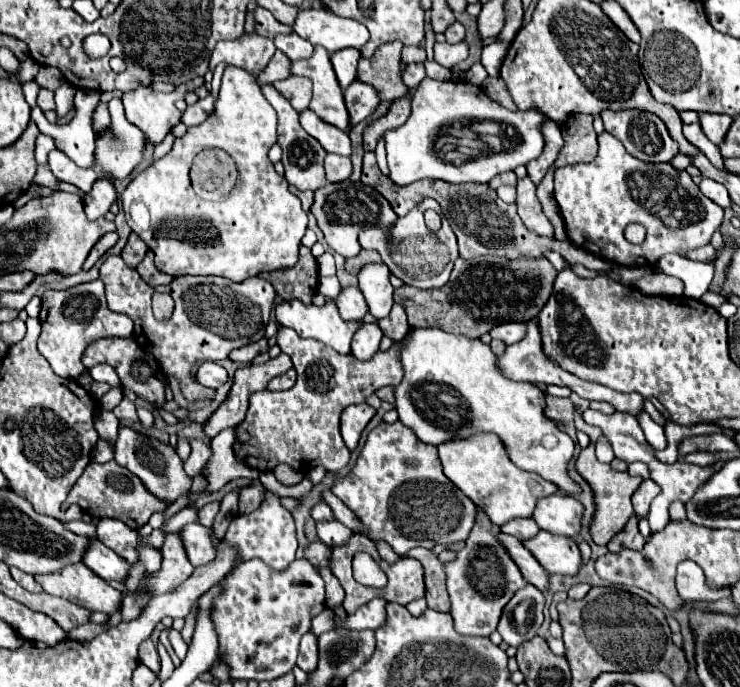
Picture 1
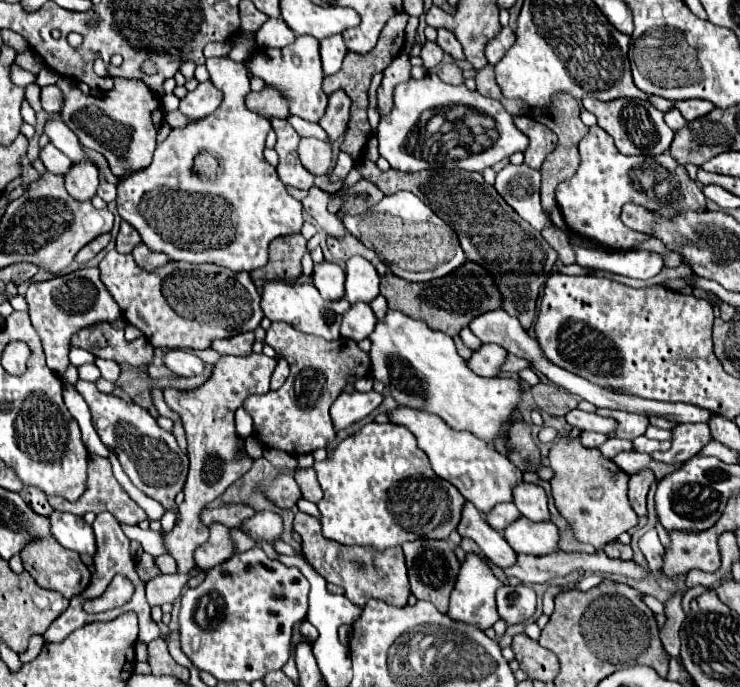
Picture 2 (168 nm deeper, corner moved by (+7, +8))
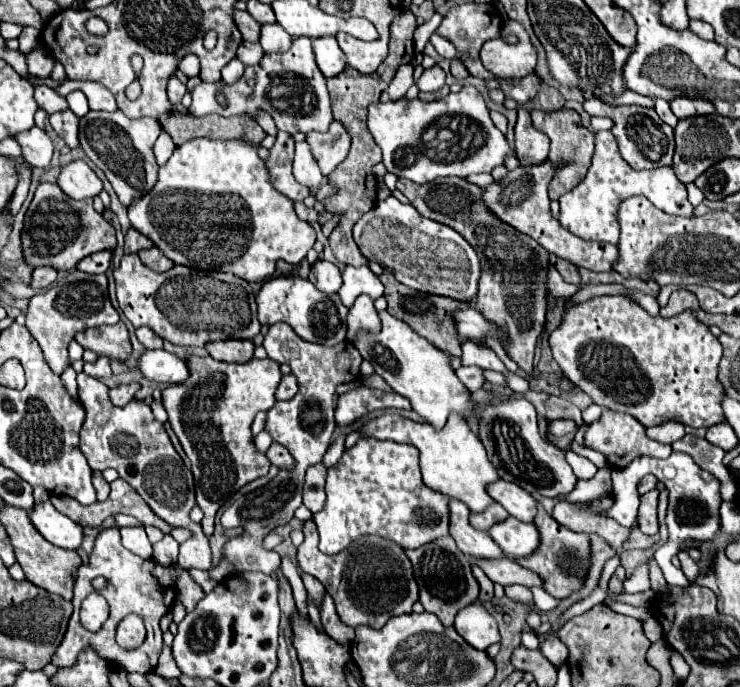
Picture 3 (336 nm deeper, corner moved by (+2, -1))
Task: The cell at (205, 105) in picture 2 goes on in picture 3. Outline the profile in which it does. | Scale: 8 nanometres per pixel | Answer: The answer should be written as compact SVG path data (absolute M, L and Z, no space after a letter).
M295 38L289 52L265 54L257 66L245 68L243 82L245 82L245 86L225 86L227 106L221 106L215 100L213 84L199 84L191 92L193 102L191 102L189 114L191 116L207 116L207 114L235 116L235 114L251 112L251 116L255 116L257 110L265 110L273 116L277 128L283 132L289 132L289 134L327 132L329 124L333 122L325 76L321 74L317 62L315 62L315 54L313 54L313 46L311 46L309 38Z

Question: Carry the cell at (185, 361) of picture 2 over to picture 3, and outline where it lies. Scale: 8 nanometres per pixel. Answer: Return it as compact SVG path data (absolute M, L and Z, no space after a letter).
M147 350L139 360L139 370L145 378L167 384L181 384L191 376L187 362L165 350Z

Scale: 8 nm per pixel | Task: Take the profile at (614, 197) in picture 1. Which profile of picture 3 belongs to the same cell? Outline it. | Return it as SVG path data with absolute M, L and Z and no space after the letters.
M597 132L595 134L595 154L593 154L585 180L559 198L559 204L561 204L559 222L579 238L609 242L617 246L619 244L619 222L617 222L619 204L637 194L645 196L655 208L663 210L665 214L693 216L695 208L687 200L685 184L677 180L671 166L661 166L653 170L633 170L631 166L627 166L627 162L623 162L623 156L611 132Z

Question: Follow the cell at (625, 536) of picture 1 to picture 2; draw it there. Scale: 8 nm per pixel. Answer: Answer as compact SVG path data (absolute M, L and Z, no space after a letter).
M612 541L606 545L604 553L610 557L610 559L624 559L624 561L630 561L632 559L632 549L630 545L622 545L620 541Z

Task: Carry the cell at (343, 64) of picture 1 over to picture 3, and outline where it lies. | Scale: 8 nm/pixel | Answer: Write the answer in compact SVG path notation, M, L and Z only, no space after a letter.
M331 36L313 40L313 52L317 58L317 66L325 78L333 78L333 76L341 74L347 66L345 52L339 48L335 38L331 38Z

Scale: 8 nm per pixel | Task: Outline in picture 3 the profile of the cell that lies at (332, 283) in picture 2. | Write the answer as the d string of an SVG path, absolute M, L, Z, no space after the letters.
M317 260L313 266L311 266L311 274L309 274L309 280L325 294L333 294L333 292L339 292L341 288L341 272L335 264L331 262L325 262L325 260Z

